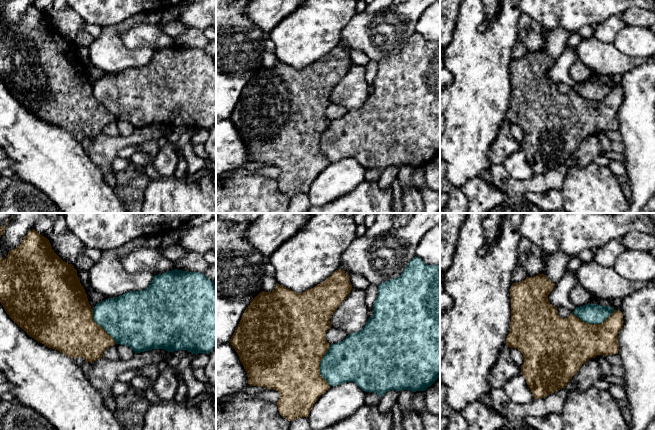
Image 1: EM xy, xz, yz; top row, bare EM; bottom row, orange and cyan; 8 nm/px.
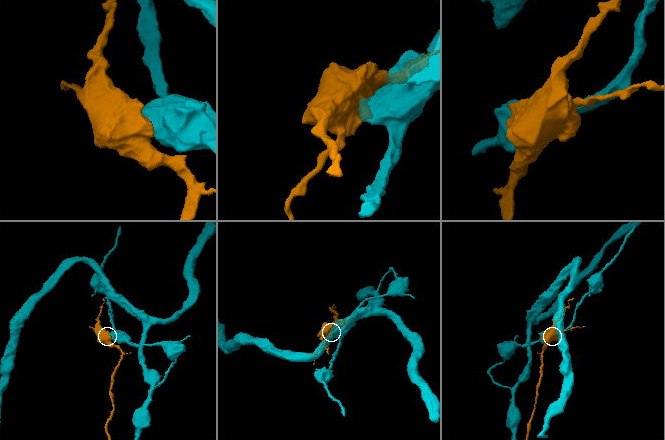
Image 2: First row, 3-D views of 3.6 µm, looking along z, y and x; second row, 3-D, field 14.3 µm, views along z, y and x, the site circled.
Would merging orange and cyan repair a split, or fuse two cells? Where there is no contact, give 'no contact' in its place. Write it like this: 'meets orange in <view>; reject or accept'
meets orange in yz; accept

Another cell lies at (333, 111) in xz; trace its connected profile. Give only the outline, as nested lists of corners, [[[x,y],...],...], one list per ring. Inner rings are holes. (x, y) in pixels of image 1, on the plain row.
[[[332,102],[327,106],[325,110],[325,114],[330,120],[339,119],[343,117],[347,112],[348,110],[345,107],[341,105],[336,105]]]

